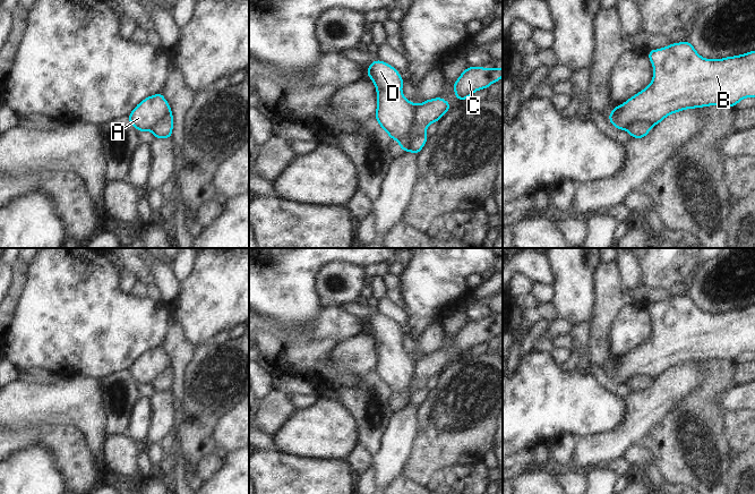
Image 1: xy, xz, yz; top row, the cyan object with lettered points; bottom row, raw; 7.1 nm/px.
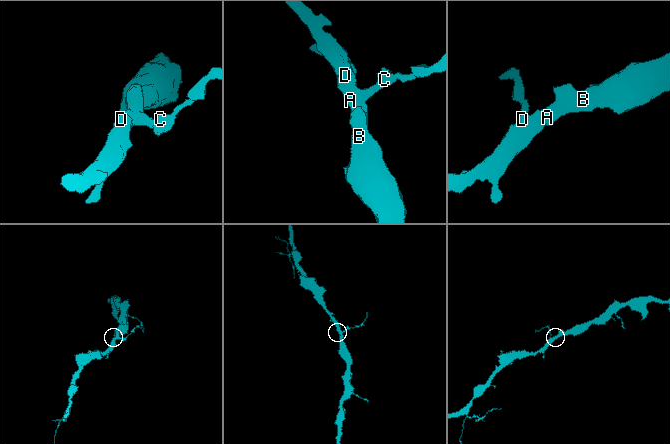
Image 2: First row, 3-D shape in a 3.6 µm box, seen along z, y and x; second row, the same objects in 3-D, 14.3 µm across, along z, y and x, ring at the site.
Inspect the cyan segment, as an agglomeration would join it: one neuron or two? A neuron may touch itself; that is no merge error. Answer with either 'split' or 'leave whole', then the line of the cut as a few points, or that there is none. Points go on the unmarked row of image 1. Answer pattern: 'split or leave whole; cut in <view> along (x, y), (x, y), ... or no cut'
split; cut in xz along (412, 358), (413, 376), (410, 388), (412, 390), (425, 390)

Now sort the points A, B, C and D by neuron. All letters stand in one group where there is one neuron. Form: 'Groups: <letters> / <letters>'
Groups: A B D / C.

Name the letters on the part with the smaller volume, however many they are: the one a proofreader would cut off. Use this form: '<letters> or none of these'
C.

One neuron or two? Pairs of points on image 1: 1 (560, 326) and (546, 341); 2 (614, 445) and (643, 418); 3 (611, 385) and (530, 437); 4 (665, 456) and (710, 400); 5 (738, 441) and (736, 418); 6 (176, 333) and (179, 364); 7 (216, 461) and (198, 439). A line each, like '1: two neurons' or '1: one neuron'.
1: one neuron
2: one neuron
3: two neurons
4: one neuron
5: one neuron
6: one neuron
7: two neurons

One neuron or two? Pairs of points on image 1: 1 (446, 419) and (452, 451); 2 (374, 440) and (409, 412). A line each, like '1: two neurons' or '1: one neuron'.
1: one neuron
2: two neurons

